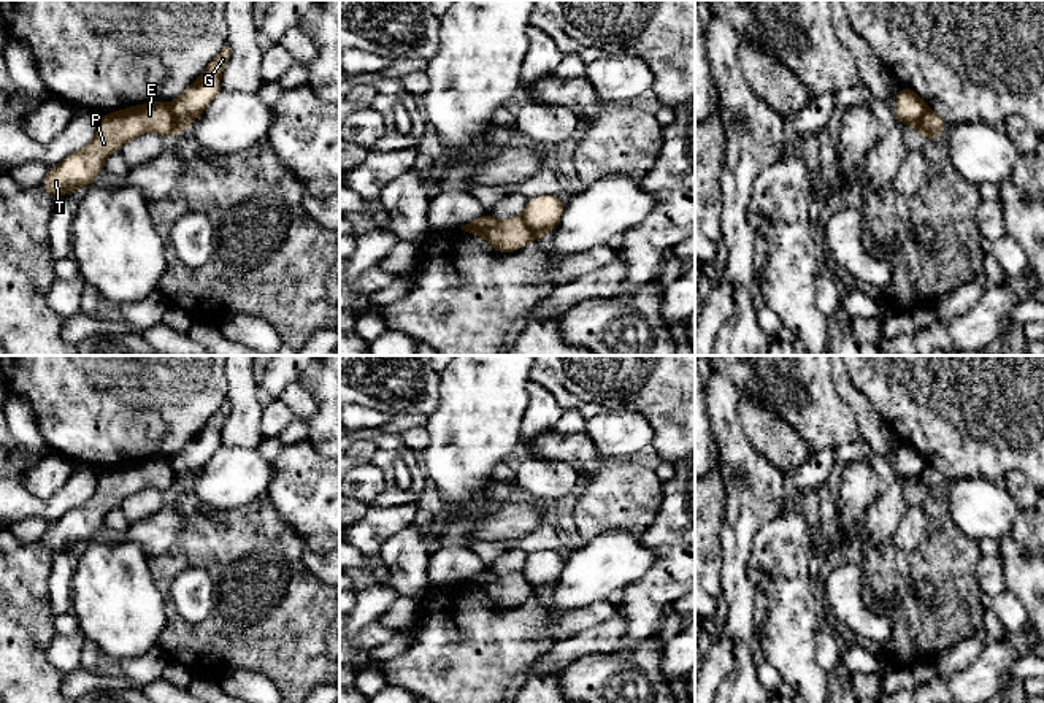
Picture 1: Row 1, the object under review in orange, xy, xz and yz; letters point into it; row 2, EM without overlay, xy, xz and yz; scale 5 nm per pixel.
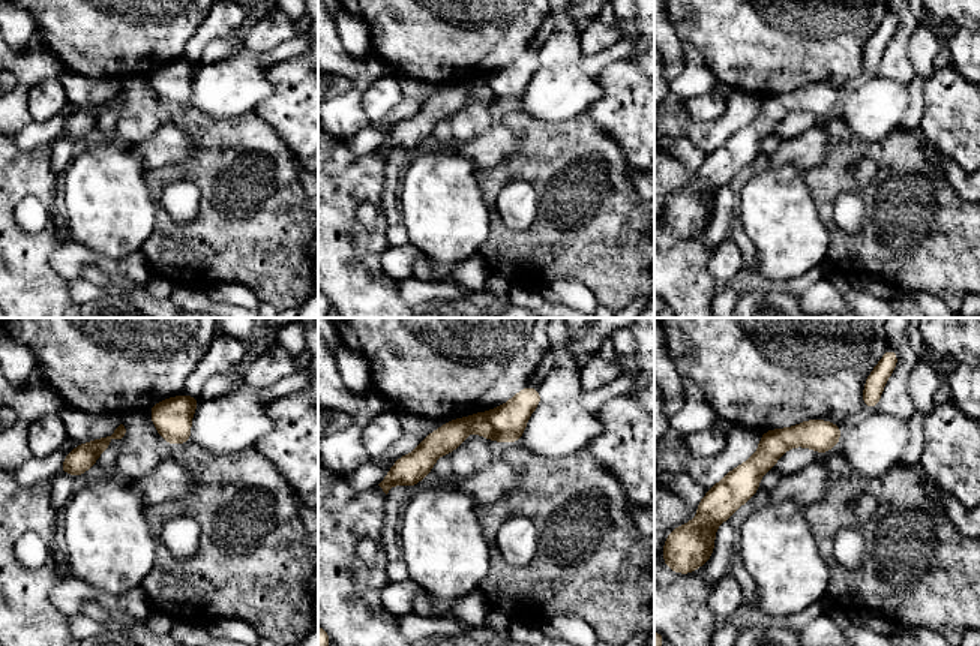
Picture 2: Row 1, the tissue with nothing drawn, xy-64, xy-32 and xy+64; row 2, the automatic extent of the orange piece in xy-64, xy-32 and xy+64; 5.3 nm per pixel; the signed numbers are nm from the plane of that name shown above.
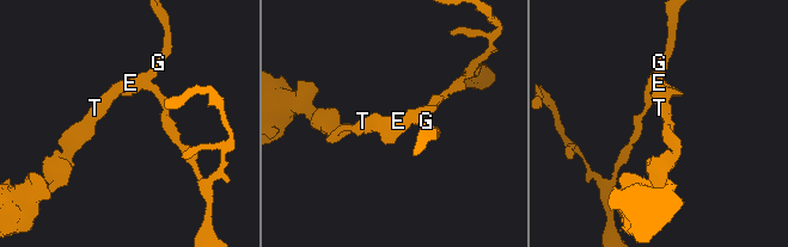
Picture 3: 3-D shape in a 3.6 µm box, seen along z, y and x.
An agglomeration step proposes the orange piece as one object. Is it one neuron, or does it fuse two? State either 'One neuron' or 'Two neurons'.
Two neurons

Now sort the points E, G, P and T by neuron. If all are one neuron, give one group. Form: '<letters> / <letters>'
E P T / G

